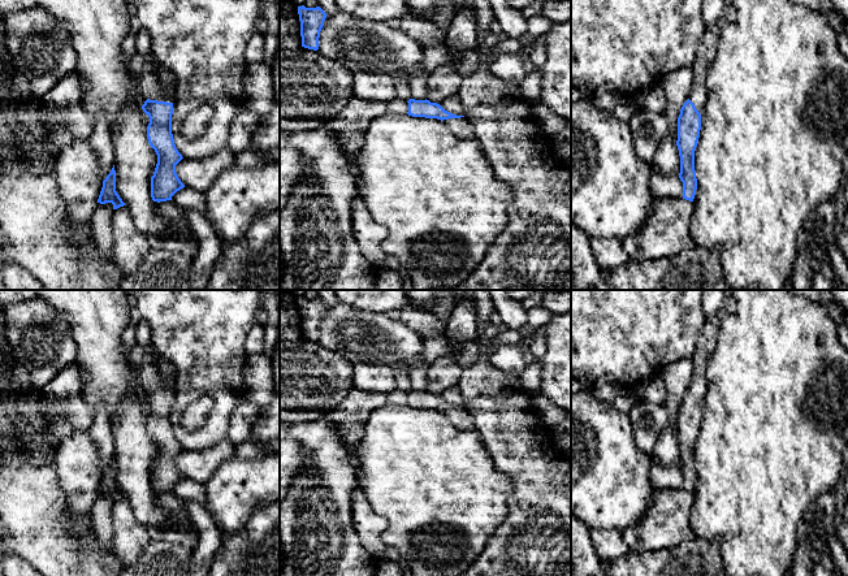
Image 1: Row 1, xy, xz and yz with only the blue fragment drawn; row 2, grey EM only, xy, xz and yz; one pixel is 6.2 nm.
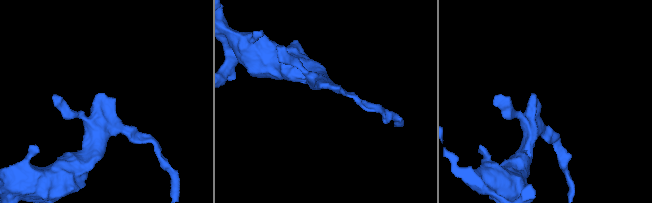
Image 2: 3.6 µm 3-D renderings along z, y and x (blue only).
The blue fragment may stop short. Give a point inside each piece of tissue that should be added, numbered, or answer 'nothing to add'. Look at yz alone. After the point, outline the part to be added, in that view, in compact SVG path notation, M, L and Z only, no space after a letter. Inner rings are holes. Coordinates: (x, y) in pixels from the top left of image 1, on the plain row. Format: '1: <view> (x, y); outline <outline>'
1: yz (706, 341); outline M717 315L706 316L706 320L698 334L696 348L692 355L693 372L688 390L695 395L696 400L701 404L706 394L706 367L710 355L713 354L717 337L721 328L721 320Z

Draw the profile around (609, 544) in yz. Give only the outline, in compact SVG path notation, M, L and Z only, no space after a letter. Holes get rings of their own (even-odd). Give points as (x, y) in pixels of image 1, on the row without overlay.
M590 527L592 543L602 562L613 562L628 554L629 549L618 529Z

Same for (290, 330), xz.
M280 290L280 342L302 338L298 296L291 290Z

